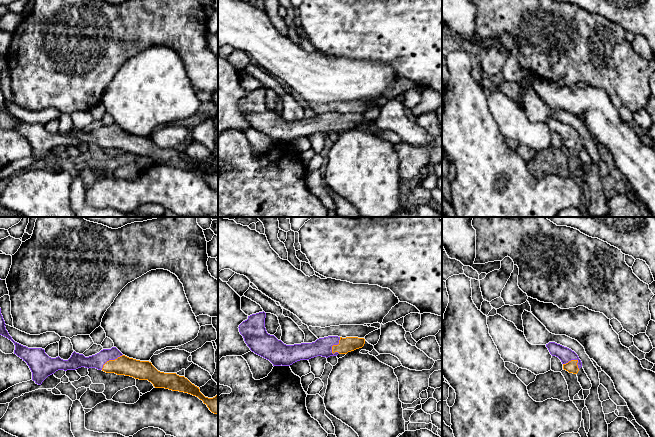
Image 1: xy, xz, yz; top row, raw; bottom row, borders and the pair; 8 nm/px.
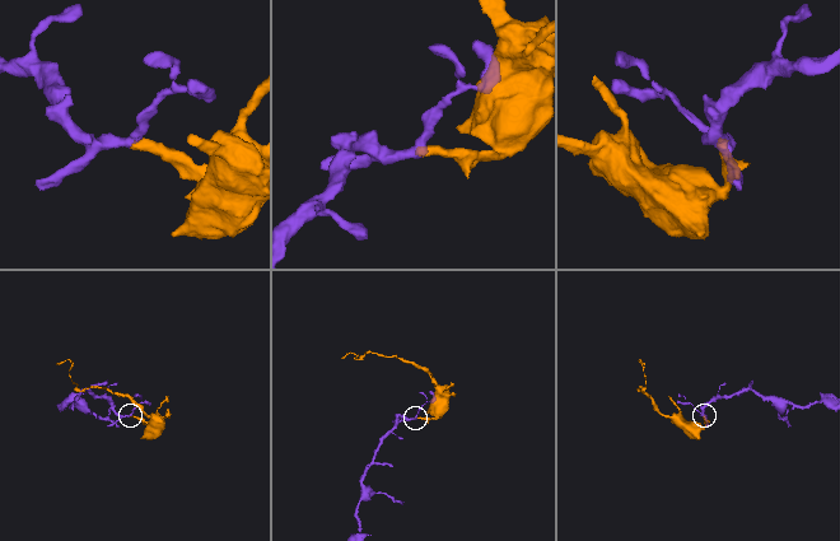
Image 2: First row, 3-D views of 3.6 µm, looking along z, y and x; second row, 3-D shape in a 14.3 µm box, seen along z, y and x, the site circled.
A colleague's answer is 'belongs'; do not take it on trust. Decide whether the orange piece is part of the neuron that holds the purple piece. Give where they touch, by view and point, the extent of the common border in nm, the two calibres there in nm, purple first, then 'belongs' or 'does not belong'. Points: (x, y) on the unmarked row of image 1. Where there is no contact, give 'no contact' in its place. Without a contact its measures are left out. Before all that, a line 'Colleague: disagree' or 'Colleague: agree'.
Colleague: agree
xz (334, 120) | 160 nm | 140/120 nm | belongs

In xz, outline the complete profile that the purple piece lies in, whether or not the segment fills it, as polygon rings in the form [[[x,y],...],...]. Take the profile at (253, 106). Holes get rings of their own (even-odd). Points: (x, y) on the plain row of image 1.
[[[264,87],[252,90],[238,104],[250,126],[269,136],[273,142],[290,142],[297,137],[317,132],[328,134],[347,130],[362,124],[365,120],[364,114],[328,112],[312,119],[286,121],[274,111],[267,109],[265,94]]]

